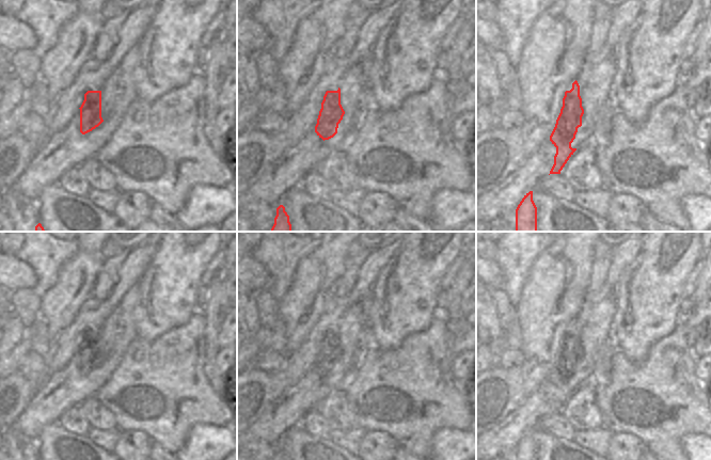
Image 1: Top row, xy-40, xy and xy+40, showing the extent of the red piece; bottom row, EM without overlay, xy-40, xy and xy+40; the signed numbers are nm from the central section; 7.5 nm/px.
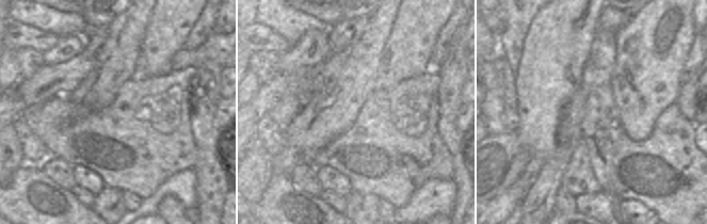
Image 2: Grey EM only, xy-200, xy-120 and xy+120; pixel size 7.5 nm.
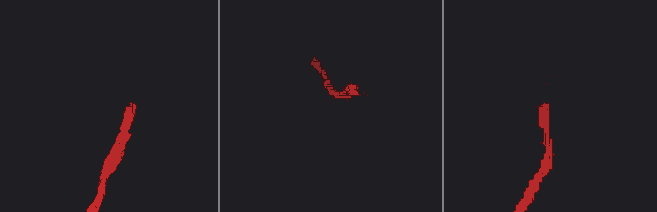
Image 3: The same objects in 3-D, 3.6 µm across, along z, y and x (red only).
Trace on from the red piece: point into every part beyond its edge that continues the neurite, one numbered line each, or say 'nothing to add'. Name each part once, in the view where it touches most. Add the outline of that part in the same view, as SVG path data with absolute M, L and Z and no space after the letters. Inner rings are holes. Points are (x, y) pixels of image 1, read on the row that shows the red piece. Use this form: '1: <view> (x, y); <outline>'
1: xy+40 (595, 78); M606 44L589 63L582 64L575 80L580 85L583 115L587 123L595 123L595 115L610 95L615 73L616 64L612 55L612 47Z

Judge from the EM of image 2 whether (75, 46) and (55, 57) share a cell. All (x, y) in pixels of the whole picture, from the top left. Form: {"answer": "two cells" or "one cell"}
{"answer": "one cell"}

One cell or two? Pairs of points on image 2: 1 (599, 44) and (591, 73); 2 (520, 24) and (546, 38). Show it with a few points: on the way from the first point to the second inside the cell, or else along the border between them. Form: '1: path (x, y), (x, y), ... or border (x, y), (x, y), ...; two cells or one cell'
1: path (599, 51), (598, 65); one cell
2: border (539, 11), (524, 40), (524, 49), (521, 51); two cells

